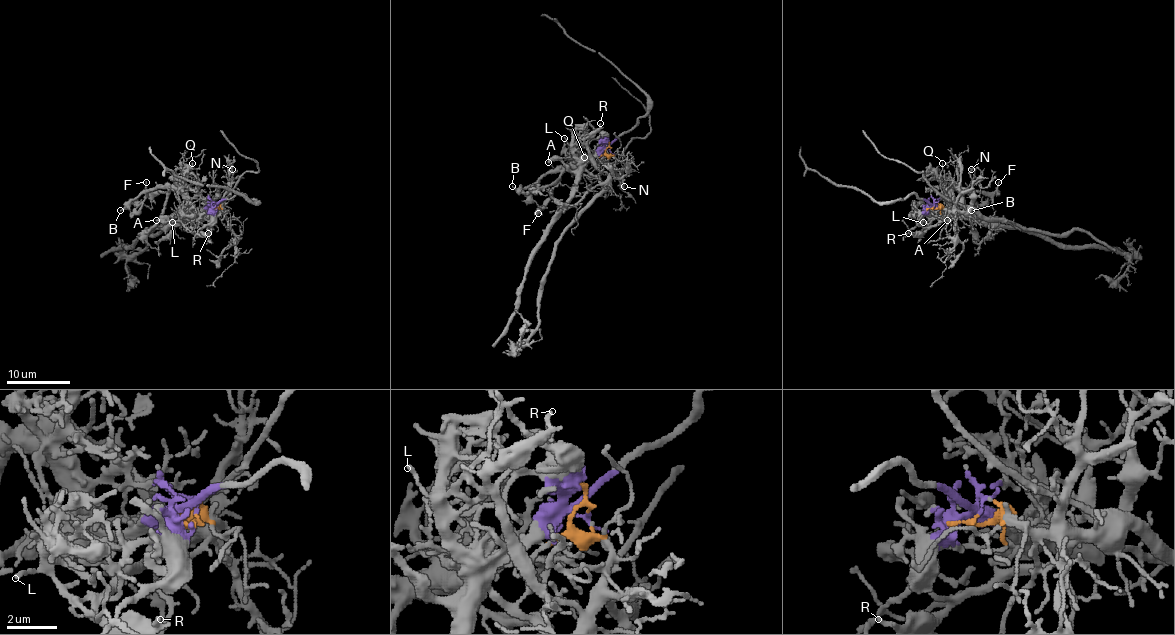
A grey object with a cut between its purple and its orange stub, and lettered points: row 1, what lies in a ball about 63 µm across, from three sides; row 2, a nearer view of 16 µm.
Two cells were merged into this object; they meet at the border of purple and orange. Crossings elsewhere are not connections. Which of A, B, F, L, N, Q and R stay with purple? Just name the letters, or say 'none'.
A, B, F, L, Q

